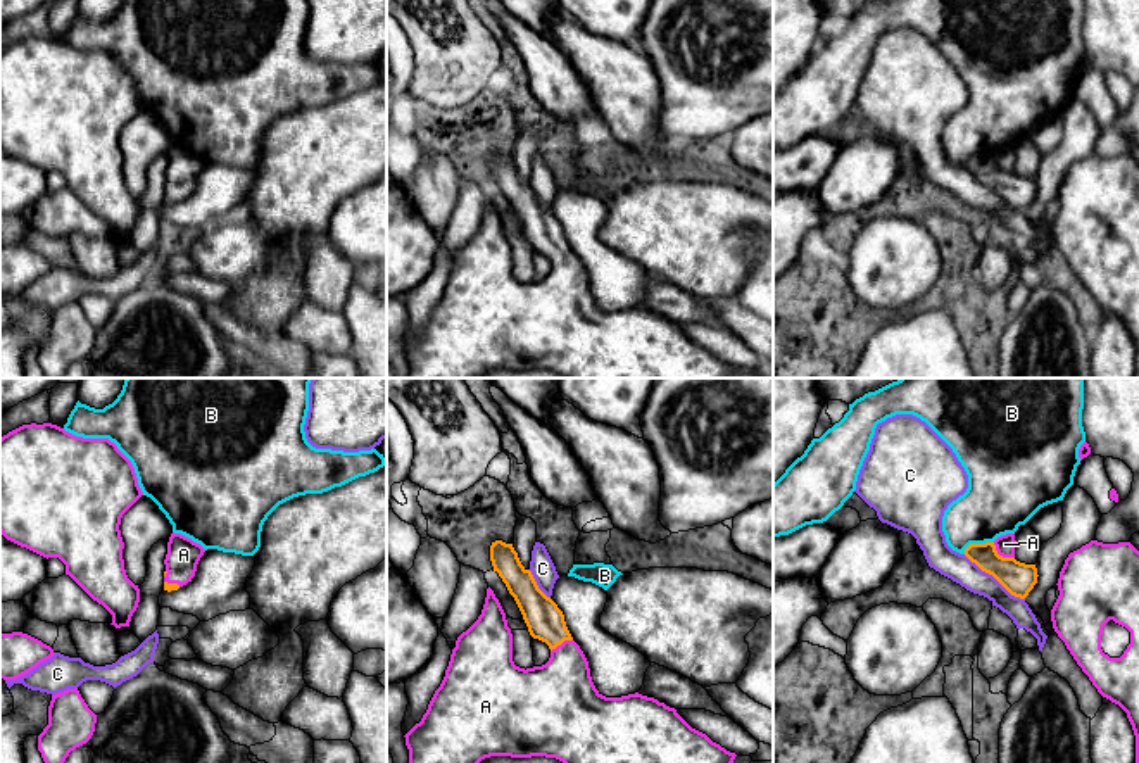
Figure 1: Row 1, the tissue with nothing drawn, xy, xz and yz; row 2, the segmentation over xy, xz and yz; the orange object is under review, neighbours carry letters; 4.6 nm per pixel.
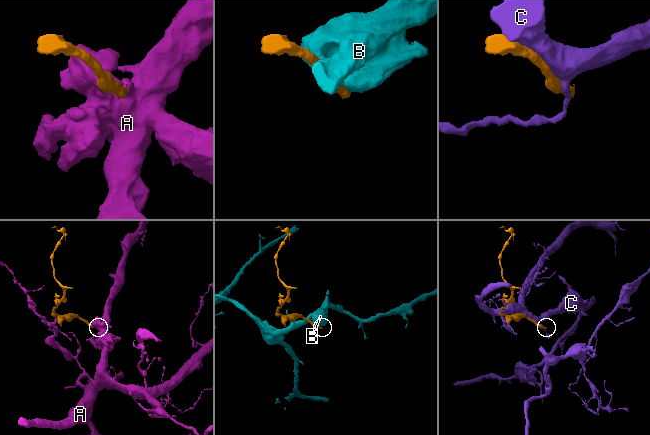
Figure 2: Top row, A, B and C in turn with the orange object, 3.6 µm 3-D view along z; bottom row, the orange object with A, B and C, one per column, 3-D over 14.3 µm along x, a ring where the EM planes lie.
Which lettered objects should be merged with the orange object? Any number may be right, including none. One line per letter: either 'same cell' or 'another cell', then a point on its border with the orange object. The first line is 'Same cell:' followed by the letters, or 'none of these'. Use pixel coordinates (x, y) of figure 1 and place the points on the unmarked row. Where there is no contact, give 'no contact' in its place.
Same cell: A
A: same cell | yz (1001, 170)
B: another cell | yz (977, 157)
C: another cell | yz (994, 190)

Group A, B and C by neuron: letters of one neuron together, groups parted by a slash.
A / B / C

